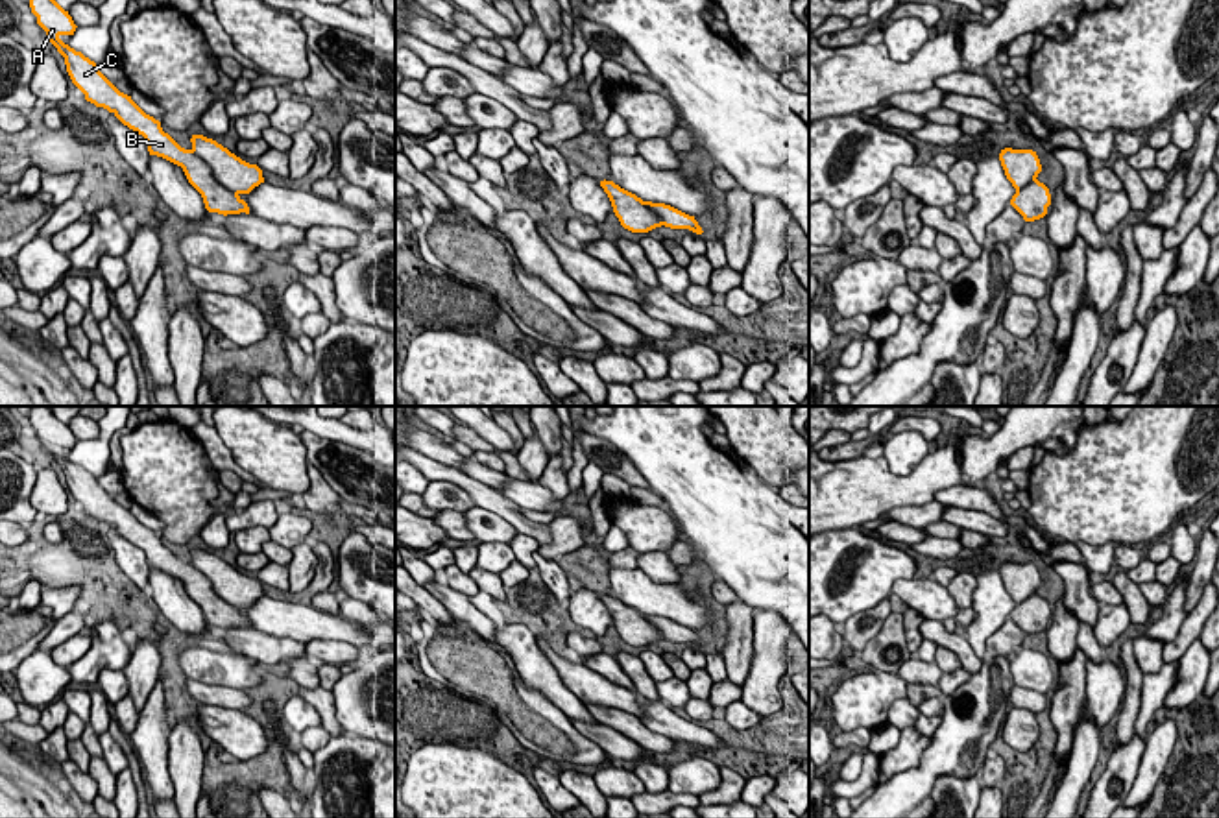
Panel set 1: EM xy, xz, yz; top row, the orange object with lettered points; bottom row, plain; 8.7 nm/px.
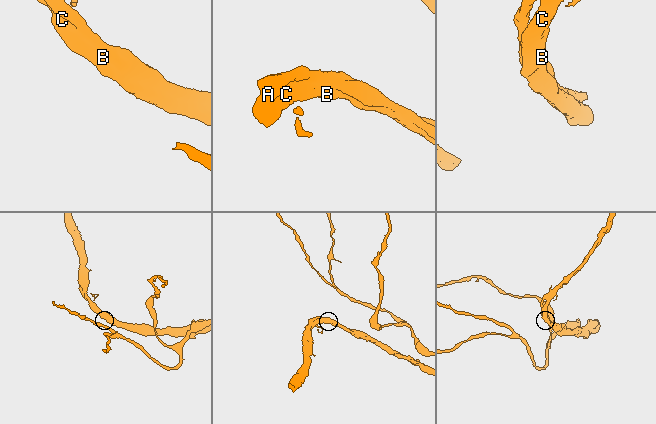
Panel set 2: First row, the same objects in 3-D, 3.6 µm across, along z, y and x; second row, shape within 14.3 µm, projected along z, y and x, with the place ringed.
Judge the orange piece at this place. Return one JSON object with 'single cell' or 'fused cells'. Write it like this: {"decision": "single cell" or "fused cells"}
{"decision": "single cell"}

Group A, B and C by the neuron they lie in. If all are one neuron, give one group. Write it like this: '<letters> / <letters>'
A B C

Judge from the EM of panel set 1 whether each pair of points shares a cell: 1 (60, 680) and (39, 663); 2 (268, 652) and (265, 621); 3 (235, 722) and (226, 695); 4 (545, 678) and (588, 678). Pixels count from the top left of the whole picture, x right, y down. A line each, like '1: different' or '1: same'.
1: same
2: different
3: different
4: different

